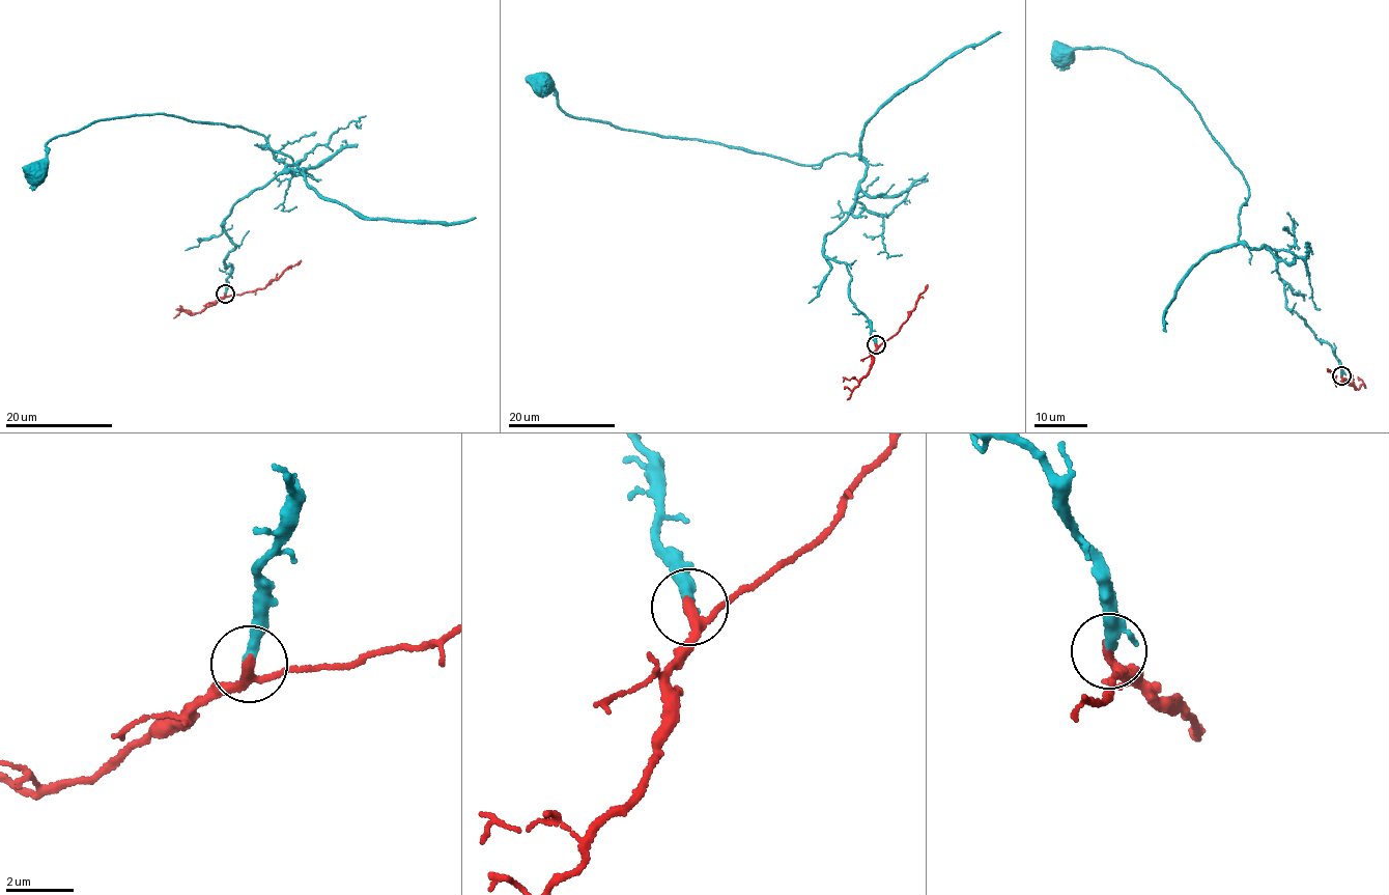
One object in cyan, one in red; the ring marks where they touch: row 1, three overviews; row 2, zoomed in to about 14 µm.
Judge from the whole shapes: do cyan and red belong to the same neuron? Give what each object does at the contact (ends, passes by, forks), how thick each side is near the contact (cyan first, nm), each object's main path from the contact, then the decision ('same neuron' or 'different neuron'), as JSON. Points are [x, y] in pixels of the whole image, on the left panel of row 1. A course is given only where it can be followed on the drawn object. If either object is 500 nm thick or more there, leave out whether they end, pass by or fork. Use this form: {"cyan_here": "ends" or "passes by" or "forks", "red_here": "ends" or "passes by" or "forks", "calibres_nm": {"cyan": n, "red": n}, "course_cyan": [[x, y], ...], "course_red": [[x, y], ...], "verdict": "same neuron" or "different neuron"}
{"cyan_here": "passes by", "red_here": "passes by", "calibres_nm": {"cyan": 240, "red": 240}, "course_cyan": [[225, 294], [231, 207], [304, 171], [261, 135], [165, 114], [97, 119], [47, 142], [35, 172]], "course_red": [[225, 294], [262, 288], [279, 277], [283, 270], [301, 261]], "verdict": "same neuron"}

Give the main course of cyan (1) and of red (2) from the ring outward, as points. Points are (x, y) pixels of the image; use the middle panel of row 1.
1: (875, 344), (846, 264), (823, 248), (865, 176), (856, 155), (795, 164), (621, 130), (570, 116), (541, 82)
2: (875, 344), (887, 341), (906, 323), (927, 284)

